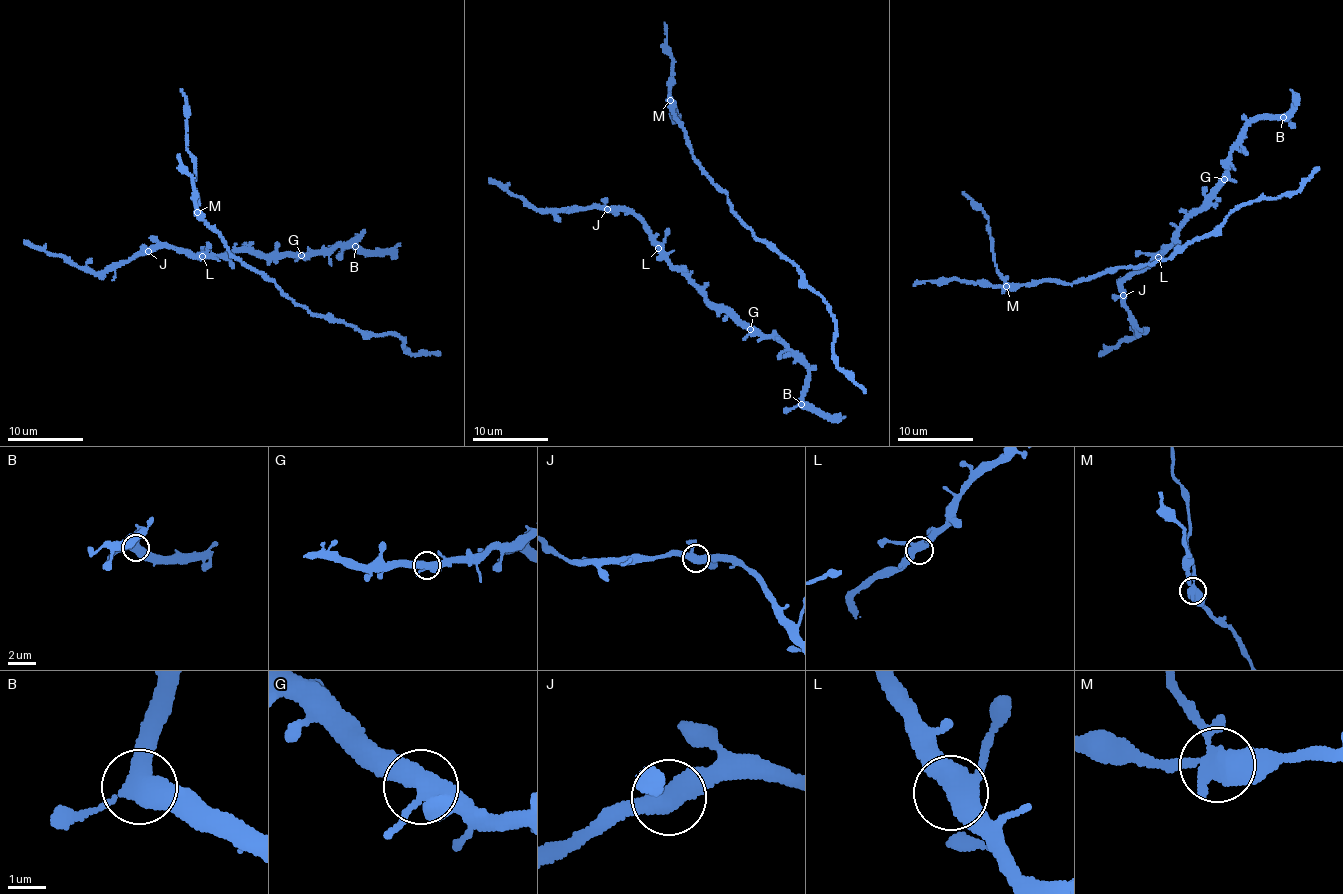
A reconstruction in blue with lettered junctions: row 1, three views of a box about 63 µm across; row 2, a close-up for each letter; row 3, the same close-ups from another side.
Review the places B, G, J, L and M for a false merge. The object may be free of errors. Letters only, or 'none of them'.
M

